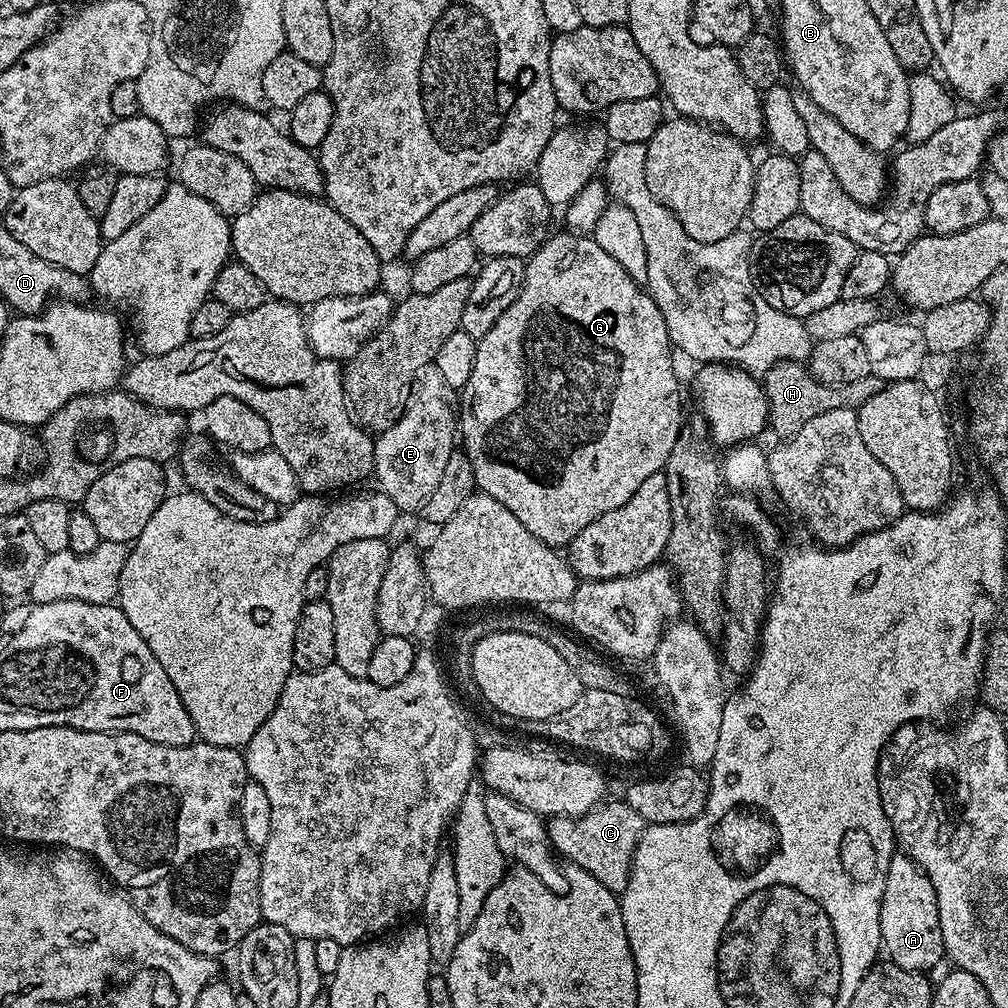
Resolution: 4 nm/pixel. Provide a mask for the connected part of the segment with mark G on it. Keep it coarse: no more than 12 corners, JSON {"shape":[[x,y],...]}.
{"shape":[[549,235],[477,343],[477,489],[557,550],[663,472],[666,318]]}

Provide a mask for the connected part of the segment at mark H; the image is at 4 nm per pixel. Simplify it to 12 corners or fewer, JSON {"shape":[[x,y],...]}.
{"shape":[[801,361],[763,373],[768,428],[793,436],[826,410],[859,410],[886,381],[814,378]]}

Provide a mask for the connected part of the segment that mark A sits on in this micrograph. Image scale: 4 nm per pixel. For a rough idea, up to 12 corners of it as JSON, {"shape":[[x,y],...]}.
{"shape":[[894,854],[880,911],[887,959],[931,973],[946,953],[923,868]]}

